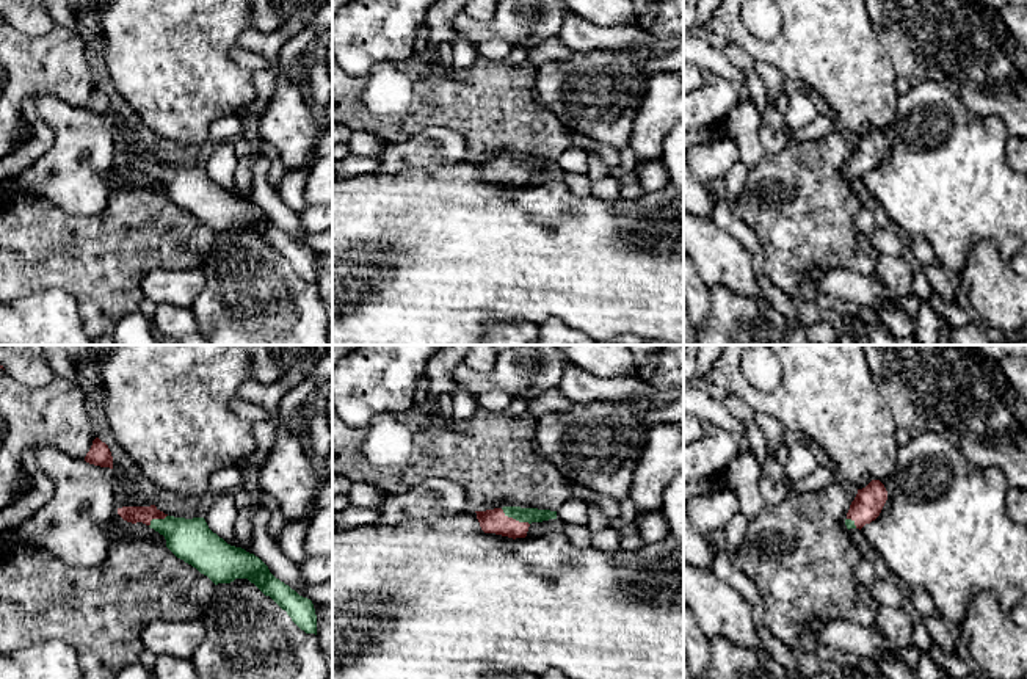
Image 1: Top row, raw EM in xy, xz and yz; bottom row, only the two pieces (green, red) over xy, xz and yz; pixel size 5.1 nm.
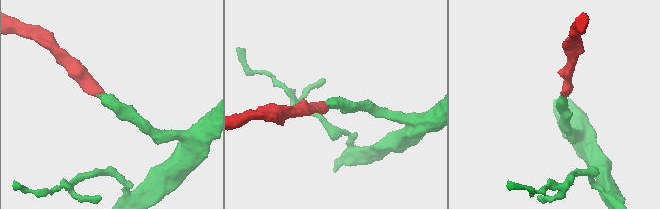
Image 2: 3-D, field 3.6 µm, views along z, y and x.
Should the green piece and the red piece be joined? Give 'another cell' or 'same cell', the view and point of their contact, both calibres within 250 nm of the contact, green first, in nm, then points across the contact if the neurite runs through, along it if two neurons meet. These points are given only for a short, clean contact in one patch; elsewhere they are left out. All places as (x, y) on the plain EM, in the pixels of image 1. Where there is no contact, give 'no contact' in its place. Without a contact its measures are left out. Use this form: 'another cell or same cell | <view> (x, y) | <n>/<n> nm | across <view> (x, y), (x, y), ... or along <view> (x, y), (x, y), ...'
same cell | xz (515, 167) | 80/130 nm | across xz (522, 163), (515, 167), (491, 170)

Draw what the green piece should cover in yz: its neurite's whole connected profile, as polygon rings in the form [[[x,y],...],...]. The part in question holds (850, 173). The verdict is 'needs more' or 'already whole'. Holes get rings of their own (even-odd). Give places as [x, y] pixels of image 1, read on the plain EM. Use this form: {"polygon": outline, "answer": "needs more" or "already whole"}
{"polygon": [[[872,129],[866,136],[858,138],[847,162],[847,177],[862,177],[875,169],[887,149],[887,140],[880,129]]], "answer": "needs more"}

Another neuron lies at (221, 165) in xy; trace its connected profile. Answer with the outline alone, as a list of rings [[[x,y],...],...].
[[[230,144],[220,146],[205,163],[209,177],[223,187],[227,193],[234,194],[234,172],[238,165],[238,157]]]

